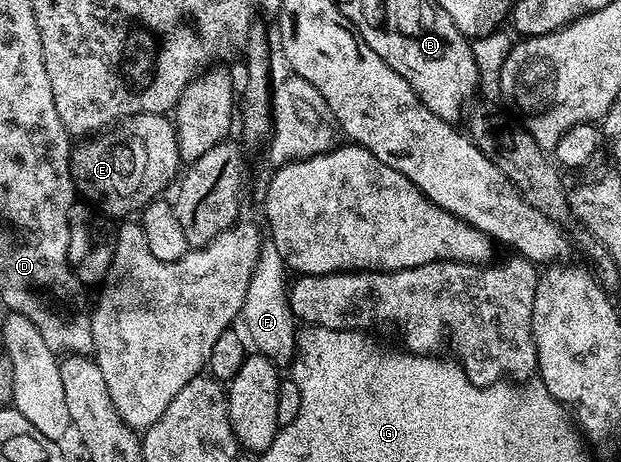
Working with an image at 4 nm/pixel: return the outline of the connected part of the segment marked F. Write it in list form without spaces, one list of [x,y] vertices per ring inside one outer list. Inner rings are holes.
[[[269,237],[263,238],[260,255],[256,267],[249,277],[248,292],[244,299],[244,307],[238,312],[232,328],[240,341],[252,346],[255,352],[269,358],[280,369],[289,368],[293,364],[297,349],[296,318],[290,309],[288,270],[283,263],[283,257]]]

